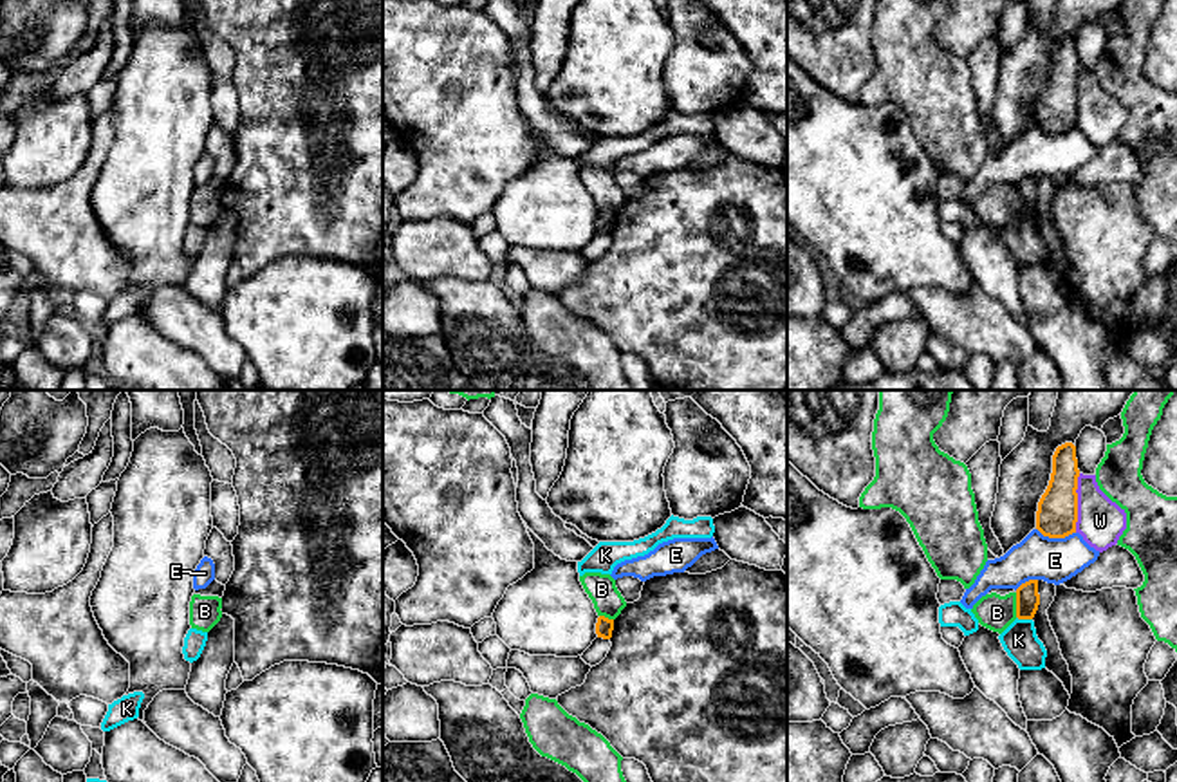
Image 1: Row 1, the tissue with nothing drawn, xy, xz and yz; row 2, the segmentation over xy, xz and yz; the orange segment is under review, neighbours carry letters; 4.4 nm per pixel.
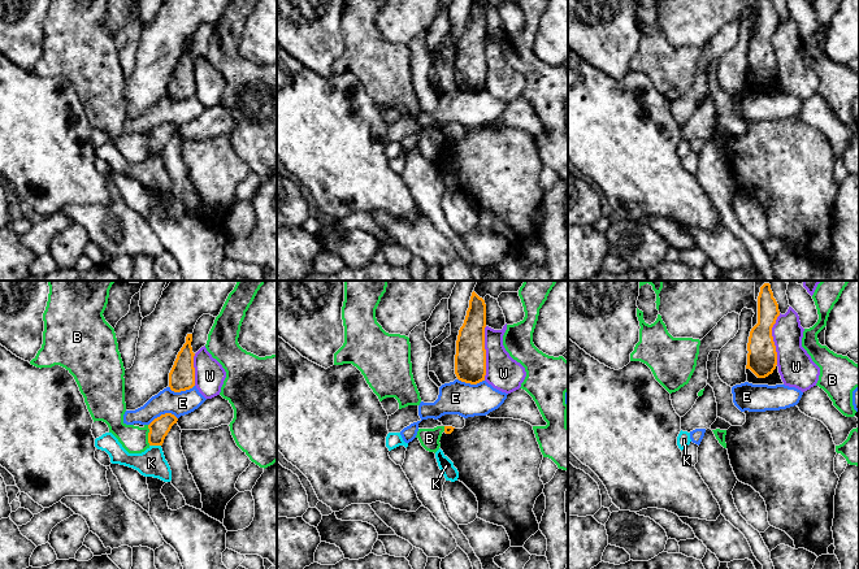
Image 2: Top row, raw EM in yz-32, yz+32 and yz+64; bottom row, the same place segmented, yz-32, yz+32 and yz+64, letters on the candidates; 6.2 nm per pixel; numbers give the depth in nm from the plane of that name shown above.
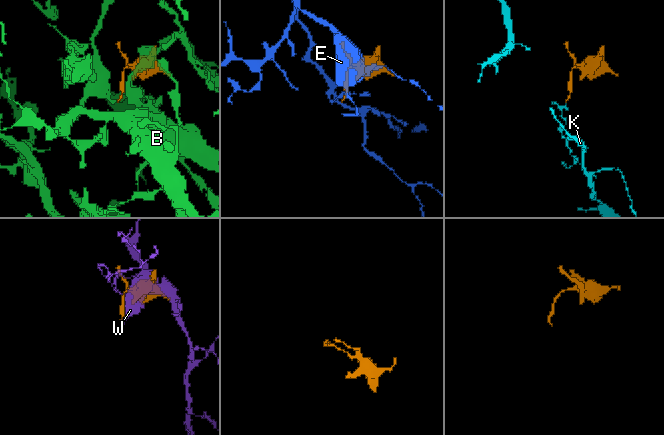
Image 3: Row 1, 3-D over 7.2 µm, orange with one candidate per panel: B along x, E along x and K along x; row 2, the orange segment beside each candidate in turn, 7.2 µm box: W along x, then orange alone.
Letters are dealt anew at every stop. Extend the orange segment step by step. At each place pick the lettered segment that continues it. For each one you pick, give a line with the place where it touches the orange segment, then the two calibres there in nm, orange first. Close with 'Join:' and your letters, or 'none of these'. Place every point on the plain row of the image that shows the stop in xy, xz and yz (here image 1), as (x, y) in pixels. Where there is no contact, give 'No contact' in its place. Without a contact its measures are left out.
Join: none of these

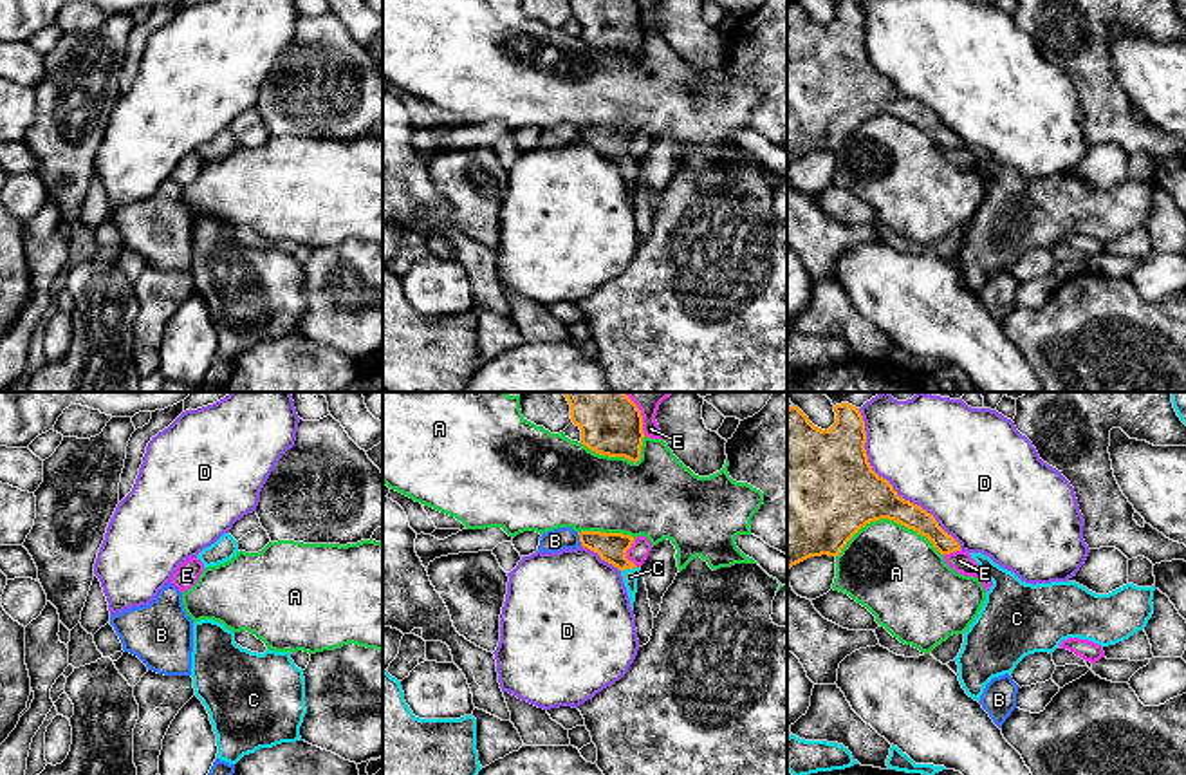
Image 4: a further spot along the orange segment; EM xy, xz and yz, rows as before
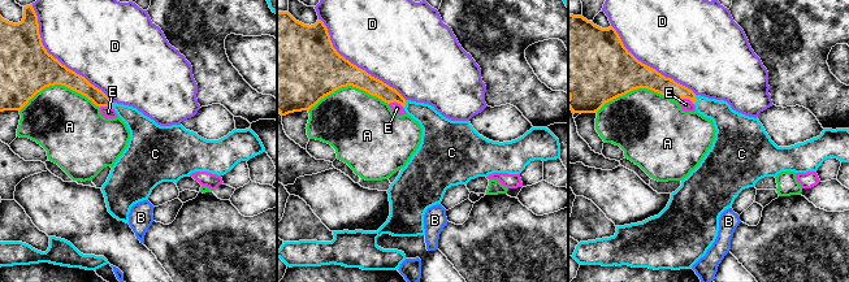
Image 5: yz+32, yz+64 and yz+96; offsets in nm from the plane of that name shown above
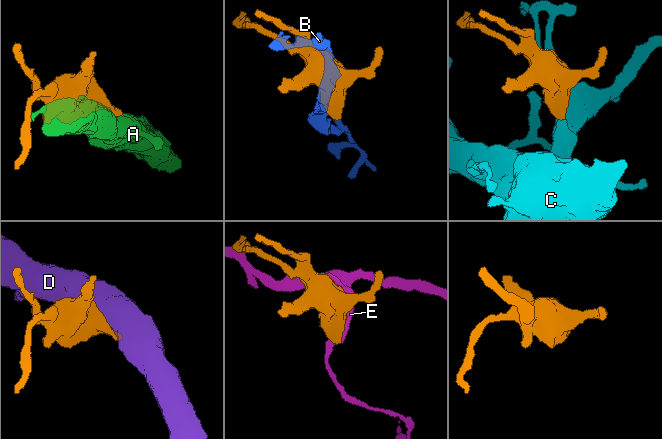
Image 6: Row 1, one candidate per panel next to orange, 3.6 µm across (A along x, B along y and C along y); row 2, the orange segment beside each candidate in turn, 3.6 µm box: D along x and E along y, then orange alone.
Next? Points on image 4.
C: Touches orange at xz (629, 163). Thickness 130 nm (orange) against 70 nm
Join: C

